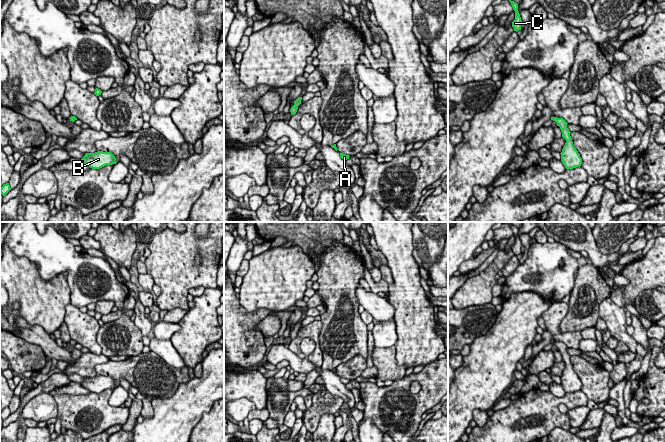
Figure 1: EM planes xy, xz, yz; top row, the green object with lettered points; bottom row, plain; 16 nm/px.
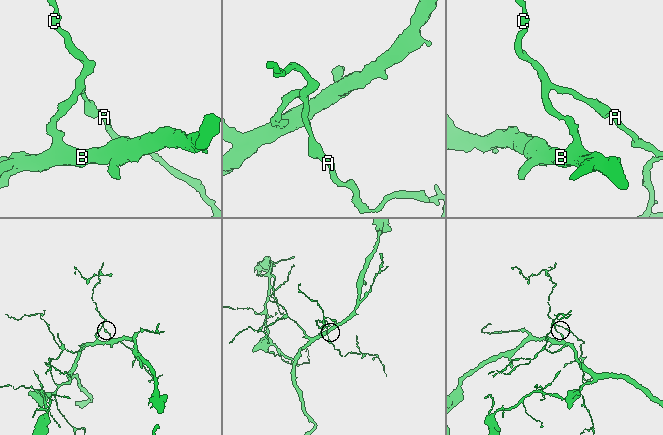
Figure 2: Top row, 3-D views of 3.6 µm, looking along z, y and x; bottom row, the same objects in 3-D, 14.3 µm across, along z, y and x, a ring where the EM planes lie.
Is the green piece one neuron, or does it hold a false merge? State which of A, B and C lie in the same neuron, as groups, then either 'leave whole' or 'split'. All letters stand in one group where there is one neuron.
A C / B; split

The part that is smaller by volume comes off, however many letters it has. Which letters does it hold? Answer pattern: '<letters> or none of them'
A, C

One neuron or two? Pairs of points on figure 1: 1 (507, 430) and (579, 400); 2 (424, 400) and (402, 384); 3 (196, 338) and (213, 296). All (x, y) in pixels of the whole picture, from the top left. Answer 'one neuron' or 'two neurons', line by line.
1: one neuron
2: one neuron
3: one neuron

